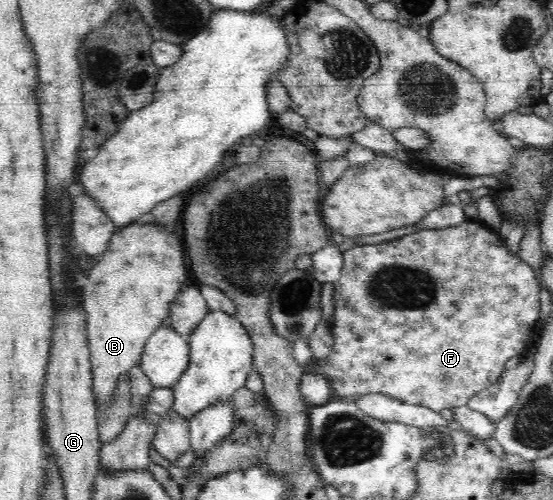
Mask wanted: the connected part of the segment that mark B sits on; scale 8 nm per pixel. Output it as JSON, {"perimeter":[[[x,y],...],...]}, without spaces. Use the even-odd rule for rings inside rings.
{"perimeter":[[[133,222],[117,228],[105,252],[98,258],[85,279],[81,279],[81,307],[87,314],[87,341],[93,376],[93,393],[97,408],[112,404],[112,394],[118,386],[118,378],[130,368],[141,366],[144,346],[151,334],[162,327],[170,314],[170,306],[182,291],[188,267],[180,230],[169,232],[157,222],[136,225]]]}

